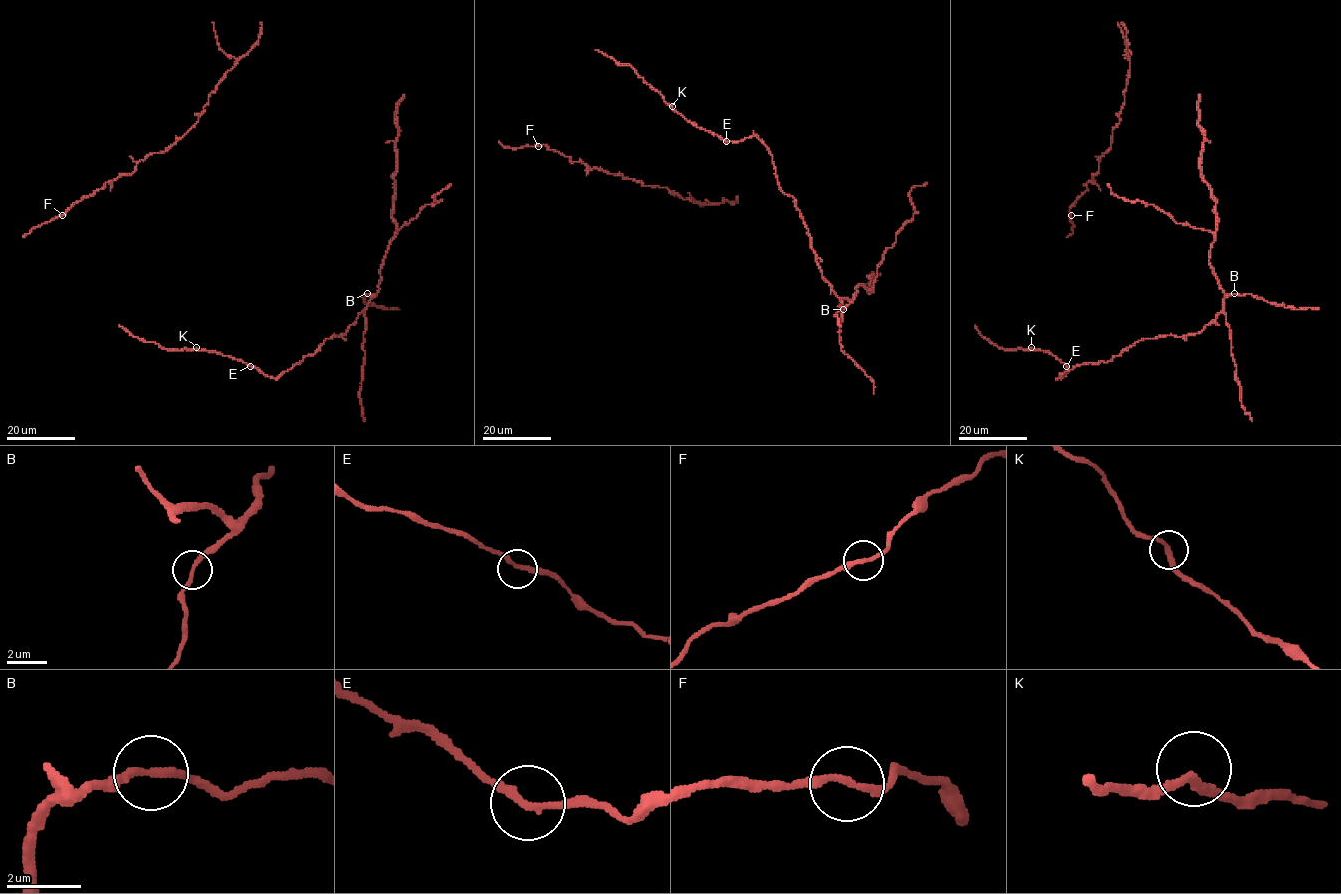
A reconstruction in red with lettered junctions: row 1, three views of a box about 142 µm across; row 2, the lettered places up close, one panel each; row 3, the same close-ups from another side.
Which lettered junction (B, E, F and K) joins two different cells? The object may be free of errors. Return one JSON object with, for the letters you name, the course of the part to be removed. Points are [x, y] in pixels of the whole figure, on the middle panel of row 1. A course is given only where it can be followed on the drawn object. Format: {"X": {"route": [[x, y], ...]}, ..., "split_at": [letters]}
{"split_at": []}

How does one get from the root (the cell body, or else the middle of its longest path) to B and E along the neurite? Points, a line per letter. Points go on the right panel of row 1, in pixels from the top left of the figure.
B: (1031, 348), (1063, 363), (1068, 371), (1061, 378), (1144, 339), (1199, 333), (1234, 293)
E: (1031, 348), (1050, 353), (1066, 366)

